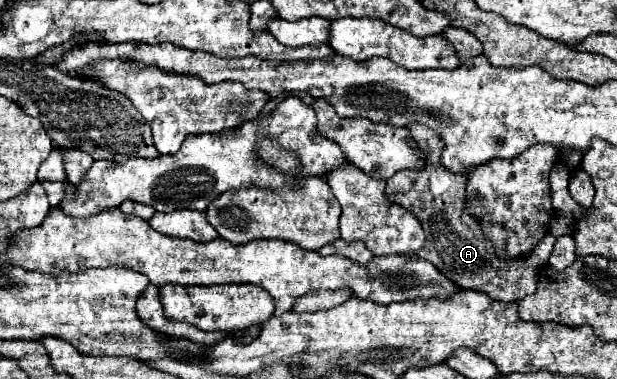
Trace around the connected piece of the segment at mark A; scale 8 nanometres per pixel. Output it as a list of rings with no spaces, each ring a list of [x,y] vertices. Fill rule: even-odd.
[[[418,123],[408,125],[410,137],[414,139],[416,147],[420,151],[426,151],[424,169],[420,171],[398,171],[398,175],[388,179],[388,195],[394,197],[402,207],[406,207],[422,225],[426,233],[426,243],[416,253],[406,253],[408,259],[424,259],[430,261],[440,273],[444,273],[452,283],[458,283],[460,289],[476,289],[482,293],[488,293],[490,297],[498,301],[520,301],[528,295],[534,295],[538,285],[538,271],[548,263],[548,257],[554,247],[554,235],[546,233],[546,239],[542,239],[530,255],[524,259],[504,259],[496,255],[494,245],[484,235],[482,227],[472,219],[472,215],[466,211],[466,183],[468,175],[474,169],[466,169],[462,173],[454,173],[440,163],[440,153],[444,149],[444,141],[440,135],[430,129],[422,127]]]

